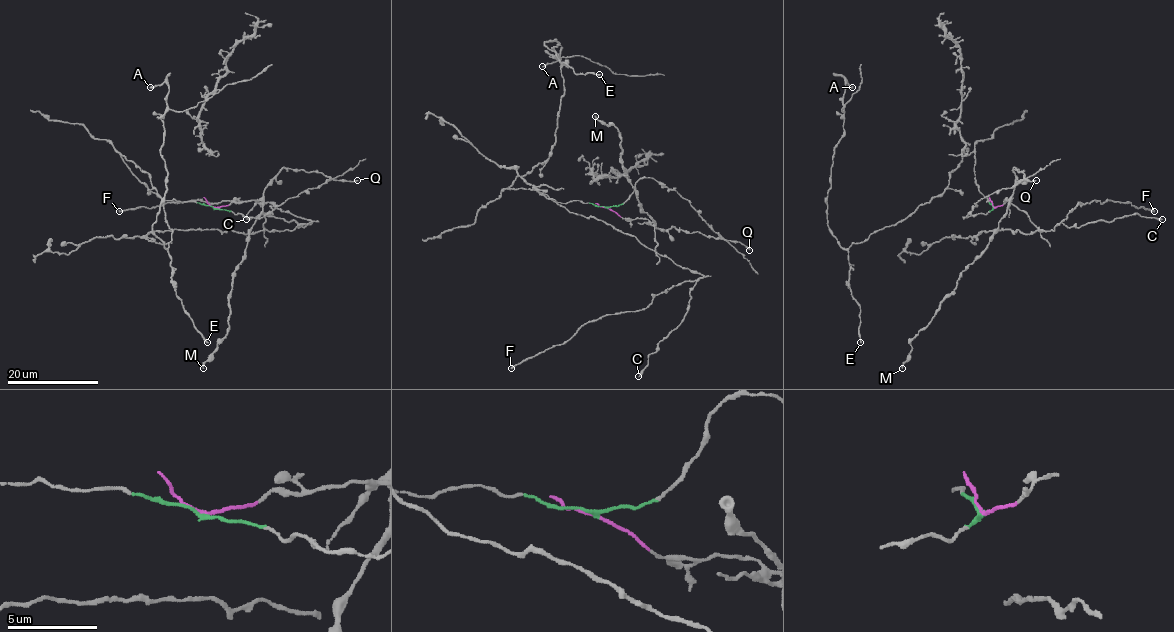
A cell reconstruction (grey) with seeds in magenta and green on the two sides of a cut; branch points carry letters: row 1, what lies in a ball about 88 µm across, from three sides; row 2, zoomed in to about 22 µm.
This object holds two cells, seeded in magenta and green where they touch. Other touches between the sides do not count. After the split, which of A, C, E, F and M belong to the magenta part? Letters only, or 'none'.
C, F, M

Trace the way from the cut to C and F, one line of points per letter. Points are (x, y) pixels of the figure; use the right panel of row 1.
C: (993, 207), (1007, 200), (1042, 231), (1053, 230), (1062, 222), (1068, 227), (1077, 227), (1136, 214), (1162, 219)
F: (993, 207), (1007, 200), (1042, 231), (1053, 230), (1079, 202), (1130, 202), (1135, 207), (1154, 212)

